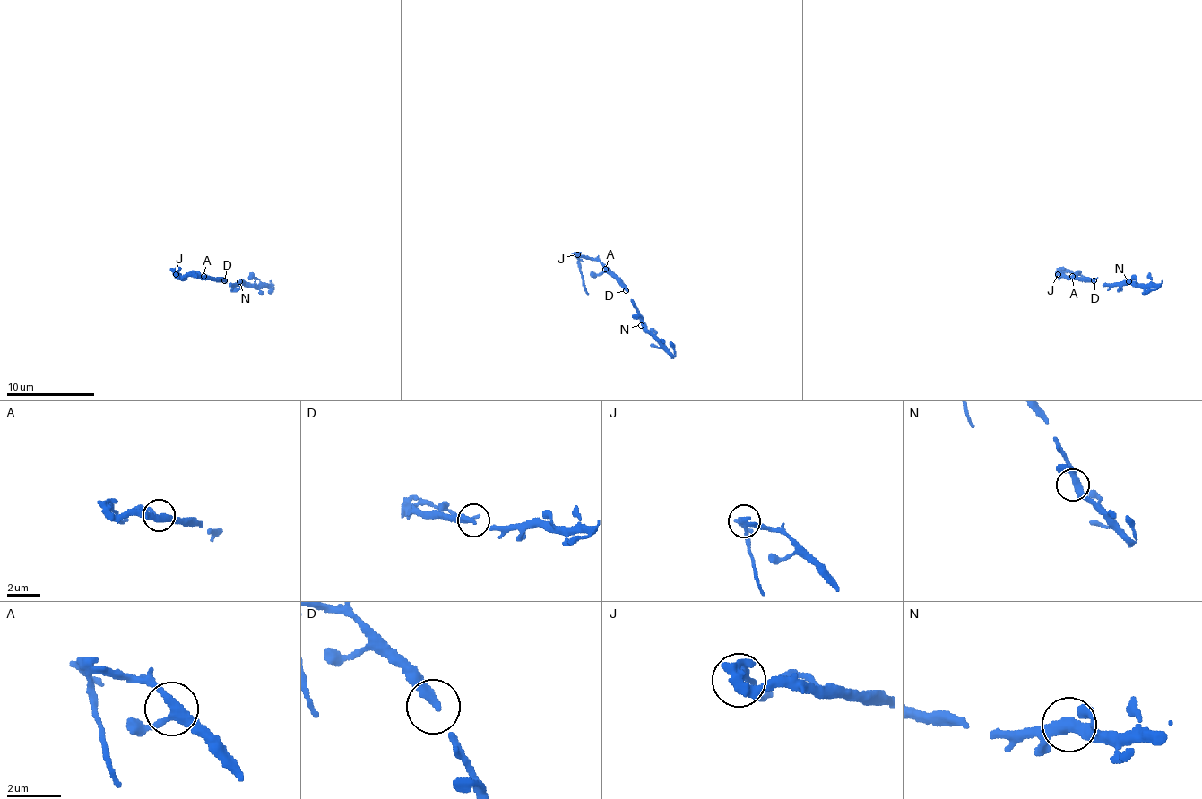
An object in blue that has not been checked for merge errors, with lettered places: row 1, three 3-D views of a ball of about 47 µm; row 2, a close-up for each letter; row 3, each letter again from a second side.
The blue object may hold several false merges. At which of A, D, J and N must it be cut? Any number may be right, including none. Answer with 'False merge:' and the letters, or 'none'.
False merge: J

